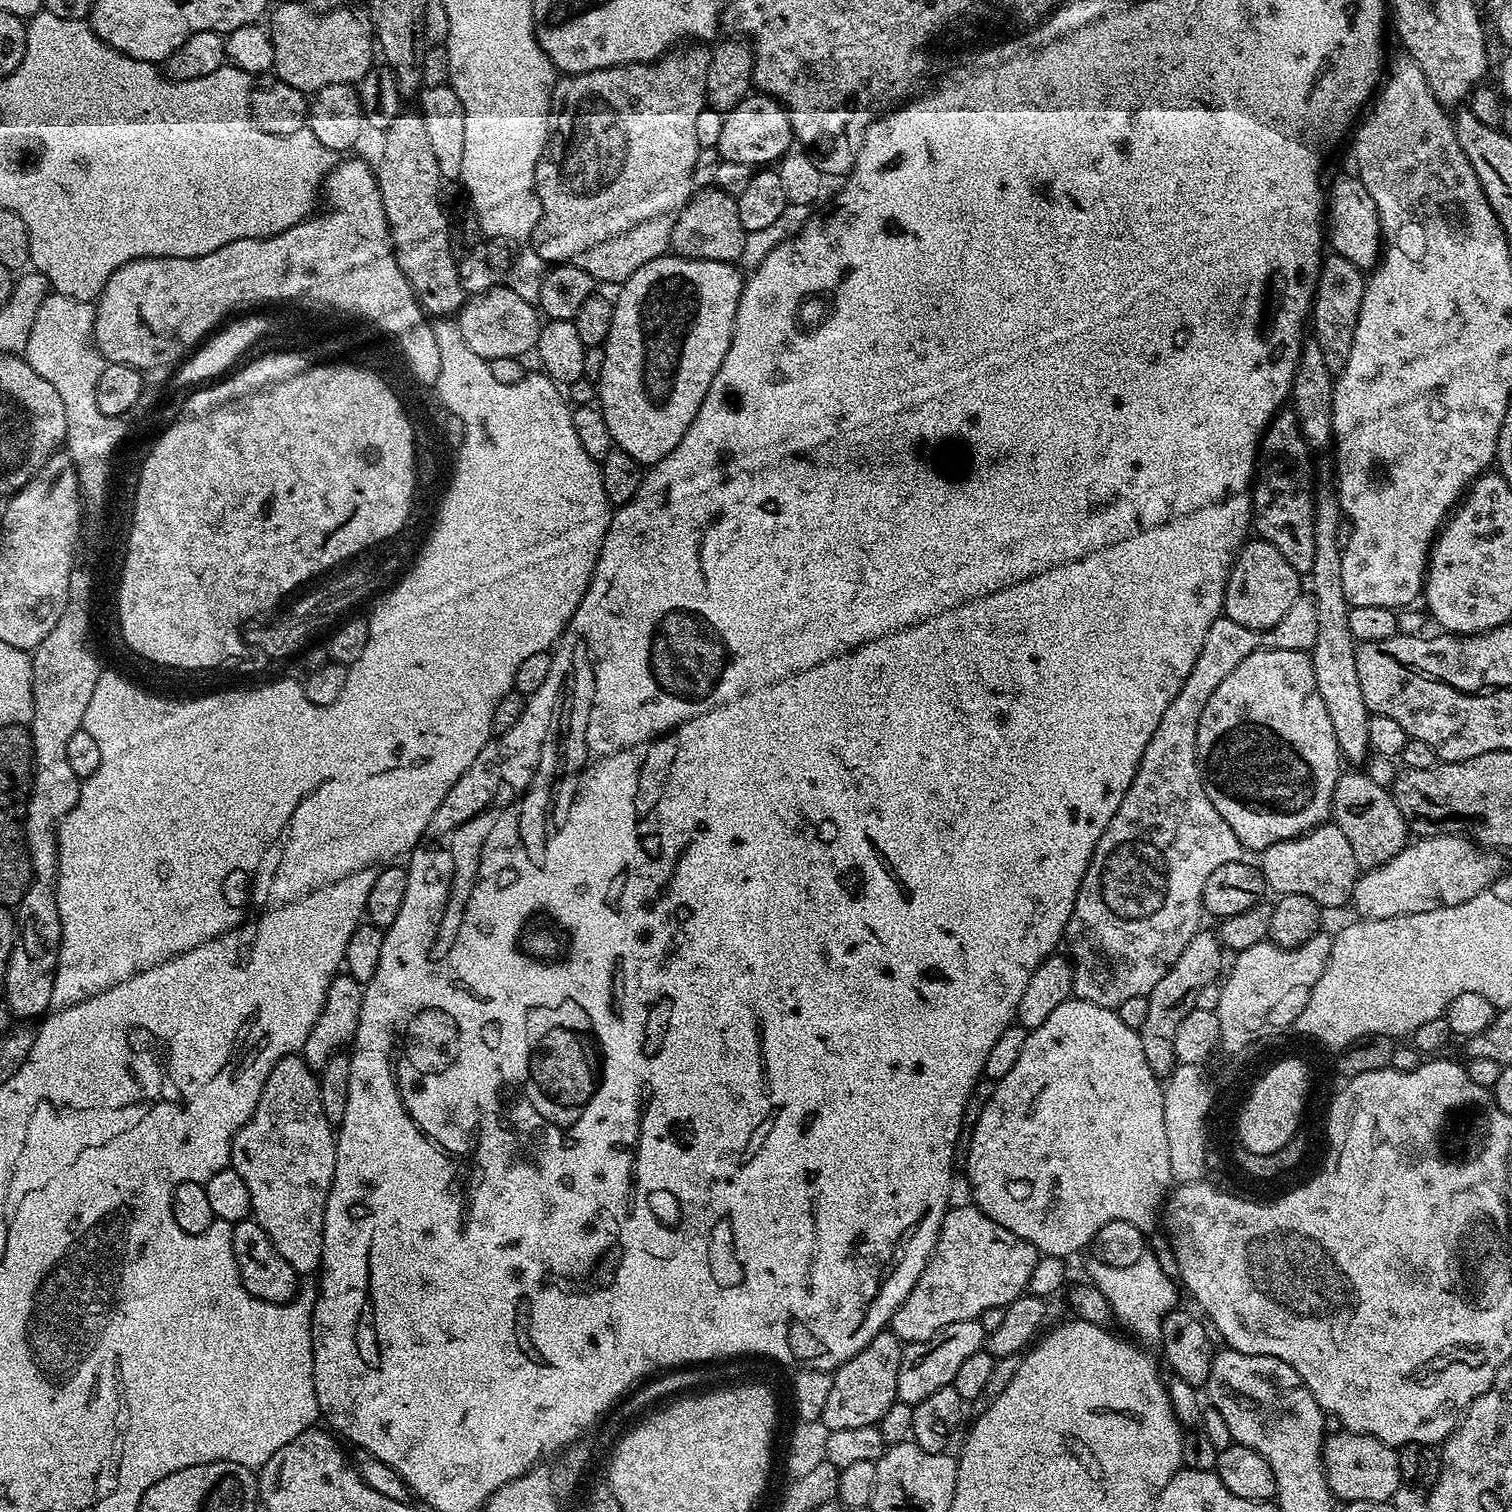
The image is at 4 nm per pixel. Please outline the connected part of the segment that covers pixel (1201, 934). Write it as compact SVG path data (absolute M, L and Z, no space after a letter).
M1201 930L1196 932L1194 938L1190 938L1190 942L1186 942L1186 950L1182 950L1182 954L1178 954L1178 962L1174 962L1174 966L1170 966L1166 978L1162 978L1162 982L1158 982L1158 986L1154 986L1154 990L1148 995L1150 1007L1146 1022L1142 1022L1138 1031L1142 1038L1142 1050L1146 1053L1146 1062L1150 1062L1150 1070L1154 1070L1156 1077L1167 1078L1175 1070L1177 1063L1174 1054L1174 1034L1178 1030L1178 1022L1182 1022L1182 1018L1186 1018L1186 1014L1190 1014L1190 1010L1196 1007L1198 990L1202 990L1202 986L1210 986L1221 979L1222 968L1220 972L1220 963L1223 962L1224 955L1226 955L1225 949L1215 931Z

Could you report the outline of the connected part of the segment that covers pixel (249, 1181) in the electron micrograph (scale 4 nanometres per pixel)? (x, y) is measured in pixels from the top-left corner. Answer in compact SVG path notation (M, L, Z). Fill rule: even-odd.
M303 1055L282 1058L266 1078L254 1114L240 1127L238 1134L234 1134L230 1167L239 1174L242 1182L246 1182L246 1190L250 1190L251 1219L266 1230L270 1242L274 1242L274 1250L278 1250L298 1274L312 1274L319 1269L324 1215L330 1186L334 1182L335 1165L336 1132L322 1110L317 1073L304 1061Z

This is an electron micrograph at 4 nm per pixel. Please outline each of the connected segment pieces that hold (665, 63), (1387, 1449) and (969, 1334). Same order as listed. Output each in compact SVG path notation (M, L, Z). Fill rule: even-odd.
M677 46L664 53L659 60L651 64L620 64L617 68L603 68L602 70L594 70L593 72L583 72L577 76L564 74L557 79L556 87L552 90L552 110L548 113L548 145L544 148L544 155L536 163L536 193L538 194L538 202L540 203L540 221L538 226L532 232L530 241L531 247L536 249L536 253L543 258L549 265L569 264L570 266L578 266L578 270L586 270L586 274L590 274L596 281L603 282L613 286L619 286L625 280L630 278L630 274L634 274L634 270L638 270L638 266L646 266L646 262L650 262L654 258L665 255L669 251L672 242L672 231L678 222L678 214L682 214L682 210L688 204L688 199L693 194L692 175L694 174L694 158L698 158L700 147L698 146L697 119L698 114L702 114L702 110L706 107L706 70L710 70L711 51L704 46Z
M1339 1430L1324 1441L1324 1473L1333 1497L1337 1501L1382 1500L1391 1501L1392 1495L1401 1488L1397 1449L1384 1444L1378 1438Z
M979 1320L966 1322L950 1322L950 1326L942 1326L934 1338L926 1338L926 1342L904 1344L902 1362L898 1362L897 1401L901 1404L915 1406L922 1398L930 1398L934 1390L942 1390L954 1382L954 1374L958 1374L962 1362L970 1358L970 1354L981 1351L985 1347L986 1334Z

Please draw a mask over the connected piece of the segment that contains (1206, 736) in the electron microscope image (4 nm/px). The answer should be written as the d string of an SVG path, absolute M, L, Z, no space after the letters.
M1259 648L1257 652L1251 652L1210 694L1210 702L1206 702L1206 710L1202 710L1202 718L1198 718L1198 742L1196 743L1196 759L1200 762L1200 777L1204 783L1206 794L1210 802L1214 802L1214 810L1226 818L1226 826L1234 830L1234 838L1245 850L1254 850L1259 854L1265 848L1274 846L1274 842L1289 840L1308 832L1311 828L1325 823L1332 815L1332 799L1334 798L1334 786L1342 771L1342 757L1338 738L1334 738L1334 725L1330 722L1330 714L1326 714L1326 705L1322 702L1322 694L1318 694L1318 682L1314 682L1314 666L1311 655L1298 650L1274 650L1273 648Z

